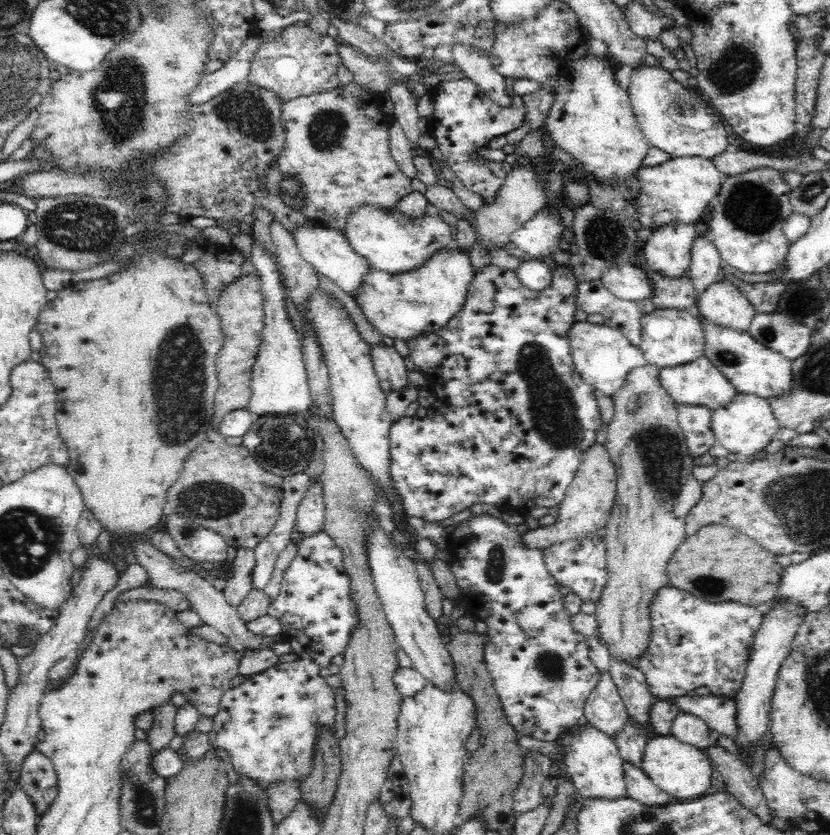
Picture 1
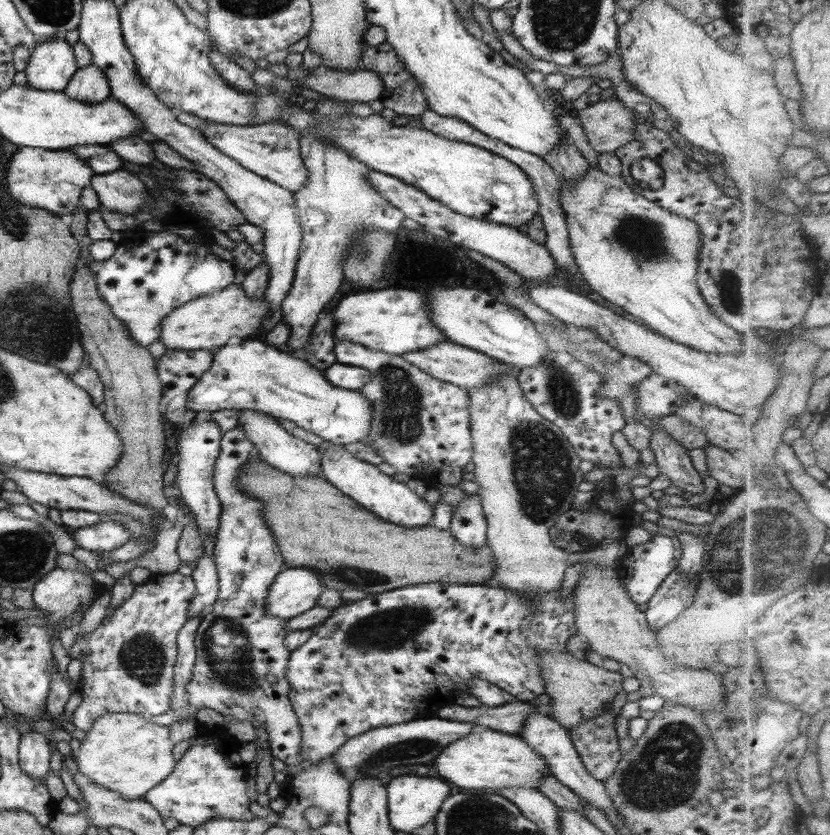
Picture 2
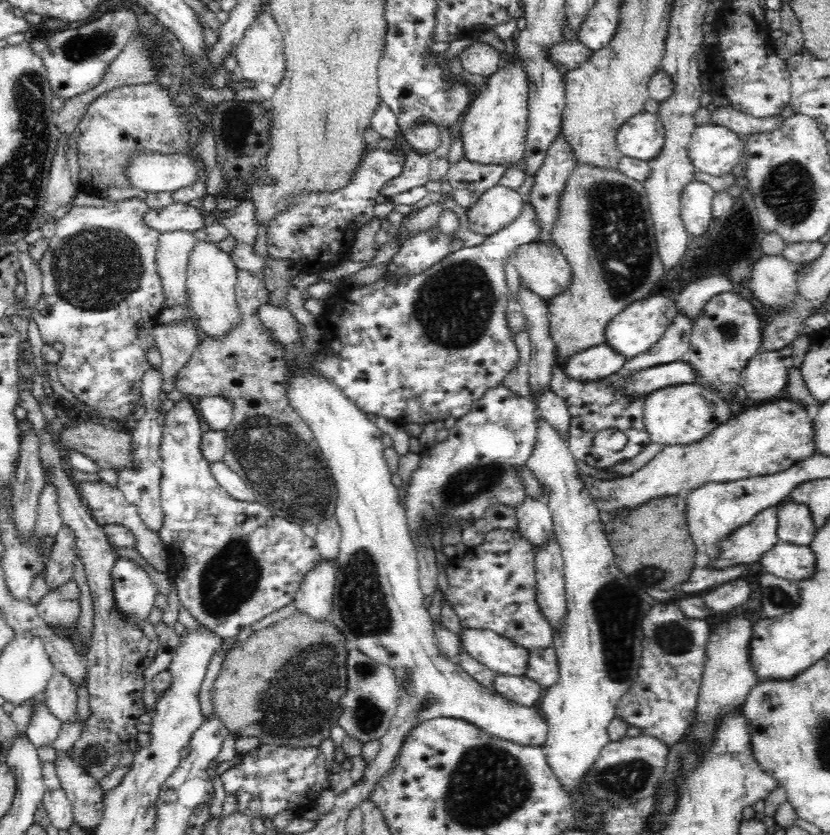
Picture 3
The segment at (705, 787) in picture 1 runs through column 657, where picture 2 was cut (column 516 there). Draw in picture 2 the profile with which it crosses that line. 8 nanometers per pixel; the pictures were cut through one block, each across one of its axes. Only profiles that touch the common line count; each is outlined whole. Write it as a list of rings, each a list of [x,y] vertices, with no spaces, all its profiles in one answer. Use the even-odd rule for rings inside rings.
[[[481,728],[456,741],[446,745],[430,765],[438,773],[438,777],[452,786],[470,790],[484,790],[484,792],[498,793],[502,787],[534,787],[538,789],[539,779],[547,774],[546,760],[530,748],[526,740],[522,740],[518,734],[511,735]]]

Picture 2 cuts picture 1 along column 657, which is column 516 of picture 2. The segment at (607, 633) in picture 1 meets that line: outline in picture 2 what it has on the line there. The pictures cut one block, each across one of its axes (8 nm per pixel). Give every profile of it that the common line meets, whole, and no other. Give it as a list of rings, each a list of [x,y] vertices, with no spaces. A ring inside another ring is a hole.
[[[502,361],[500,366],[504,366],[504,373],[500,373],[500,377],[494,377],[482,387],[467,390],[470,398],[470,434],[474,448],[471,462],[475,466],[475,482],[480,487],[477,494],[487,523],[487,544],[495,563],[491,583],[538,598],[542,594],[560,590],[566,569],[577,563],[590,562],[594,566],[610,566],[615,569],[622,562],[627,547],[621,541],[614,541],[590,551],[571,553],[554,546],[552,540],[555,523],[571,509],[578,487],[585,481],[579,467],[581,458],[560,428],[541,417],[524,397],[524,391],[518,383],[520,369]]]

